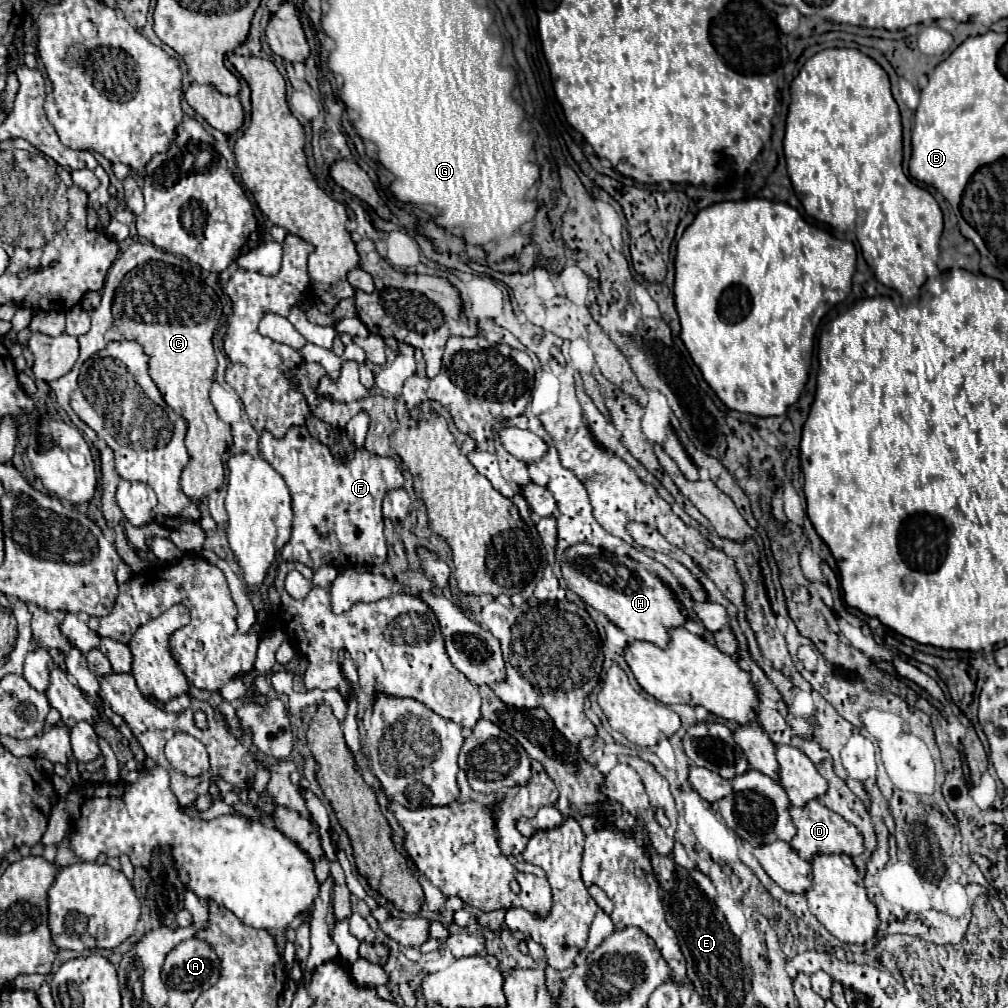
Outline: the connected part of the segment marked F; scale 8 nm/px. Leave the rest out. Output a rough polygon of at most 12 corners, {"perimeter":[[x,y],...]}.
{"perimeter":[[305,426],[259,452],[293,500],[285,560],[387,560],[381,502],[393,458],[337,456]]}

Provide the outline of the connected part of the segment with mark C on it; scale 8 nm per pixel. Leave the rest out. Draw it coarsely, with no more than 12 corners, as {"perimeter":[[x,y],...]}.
{"perimeter":[[165,250],[115,290],[115,326],[189,422],[191,500],[221,488],[231,426],[209,388],[219,304]]}

